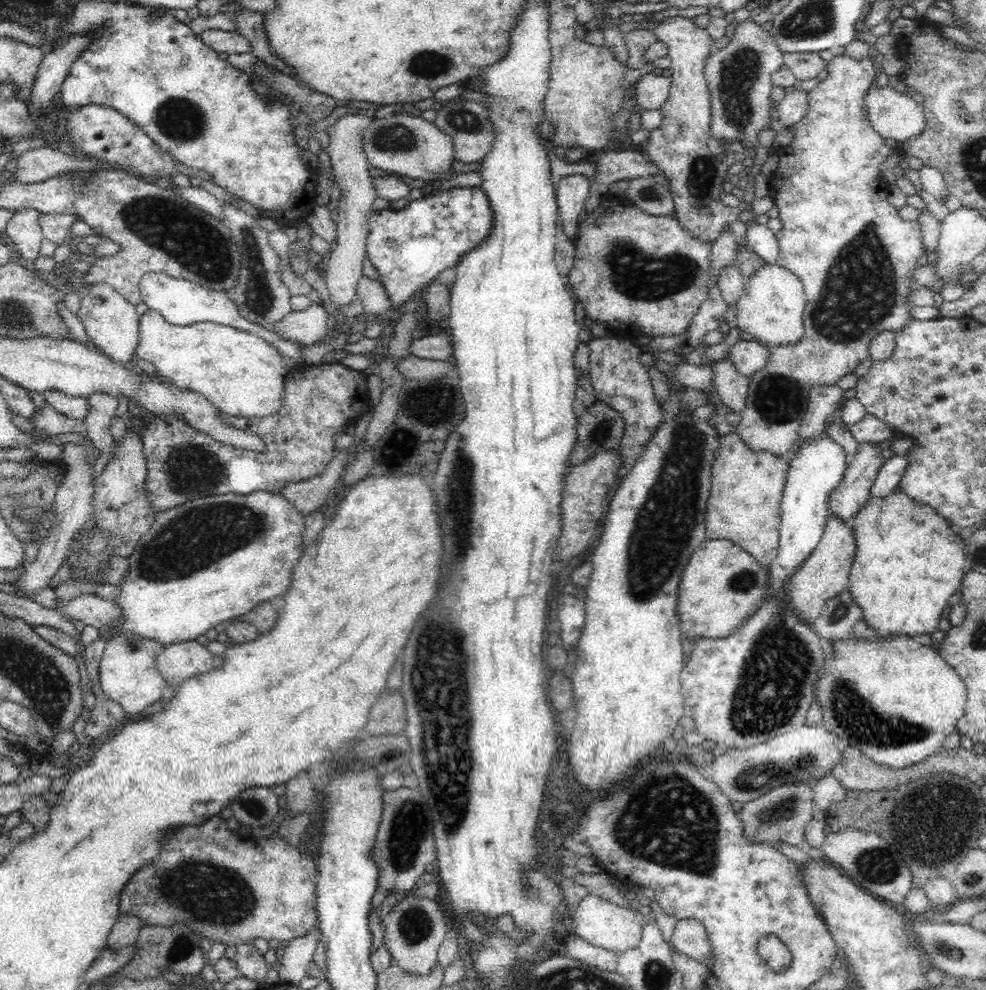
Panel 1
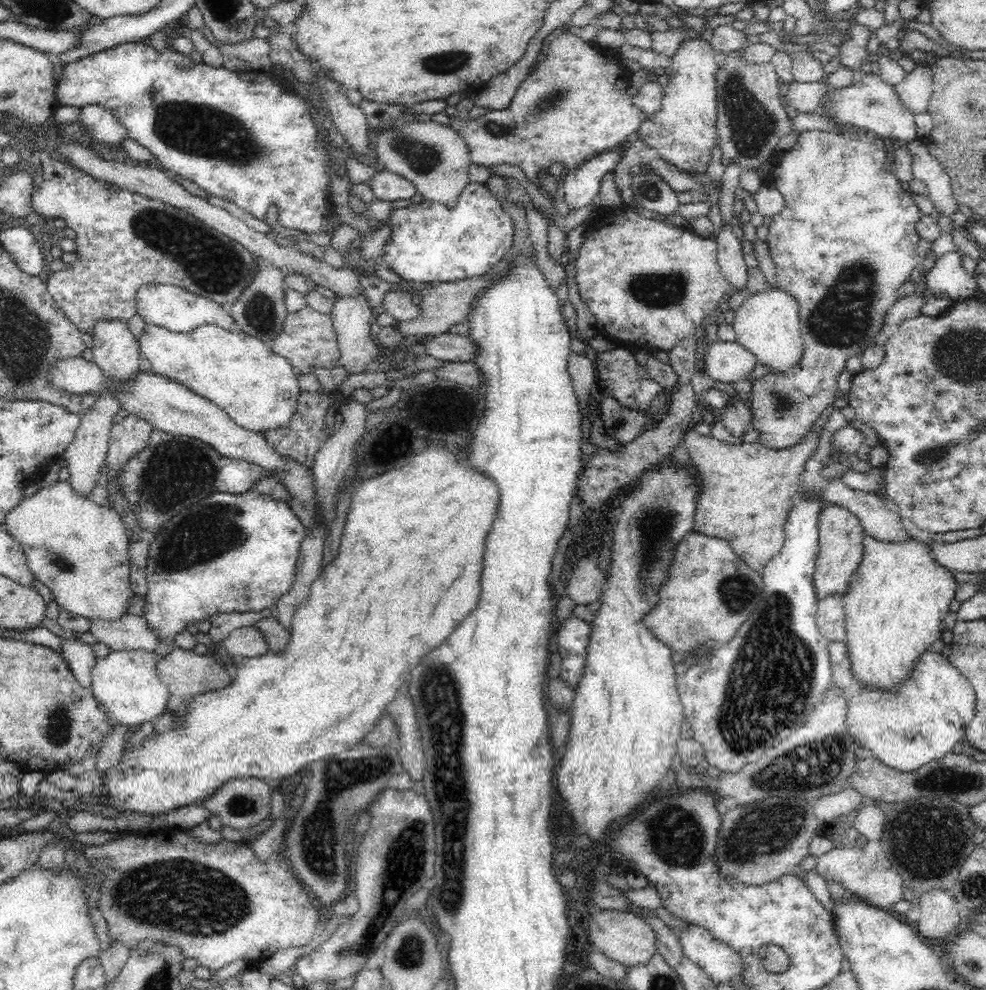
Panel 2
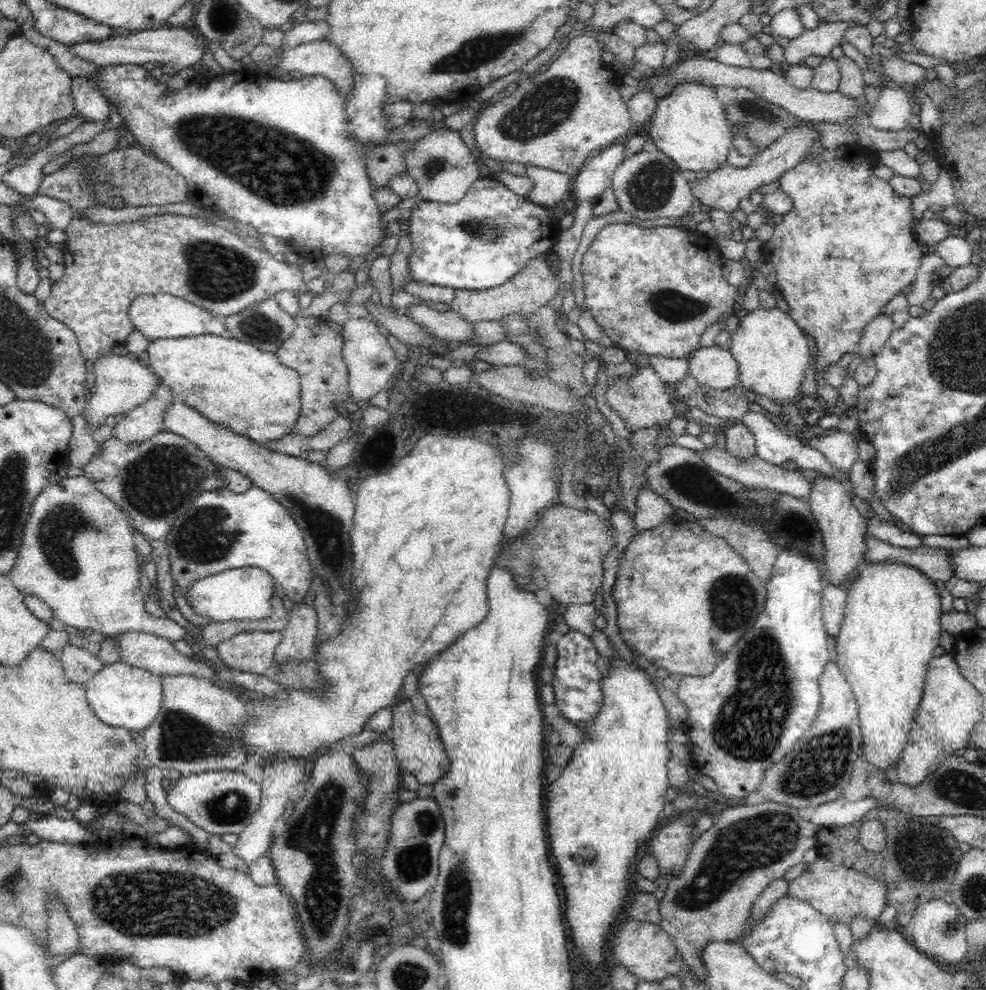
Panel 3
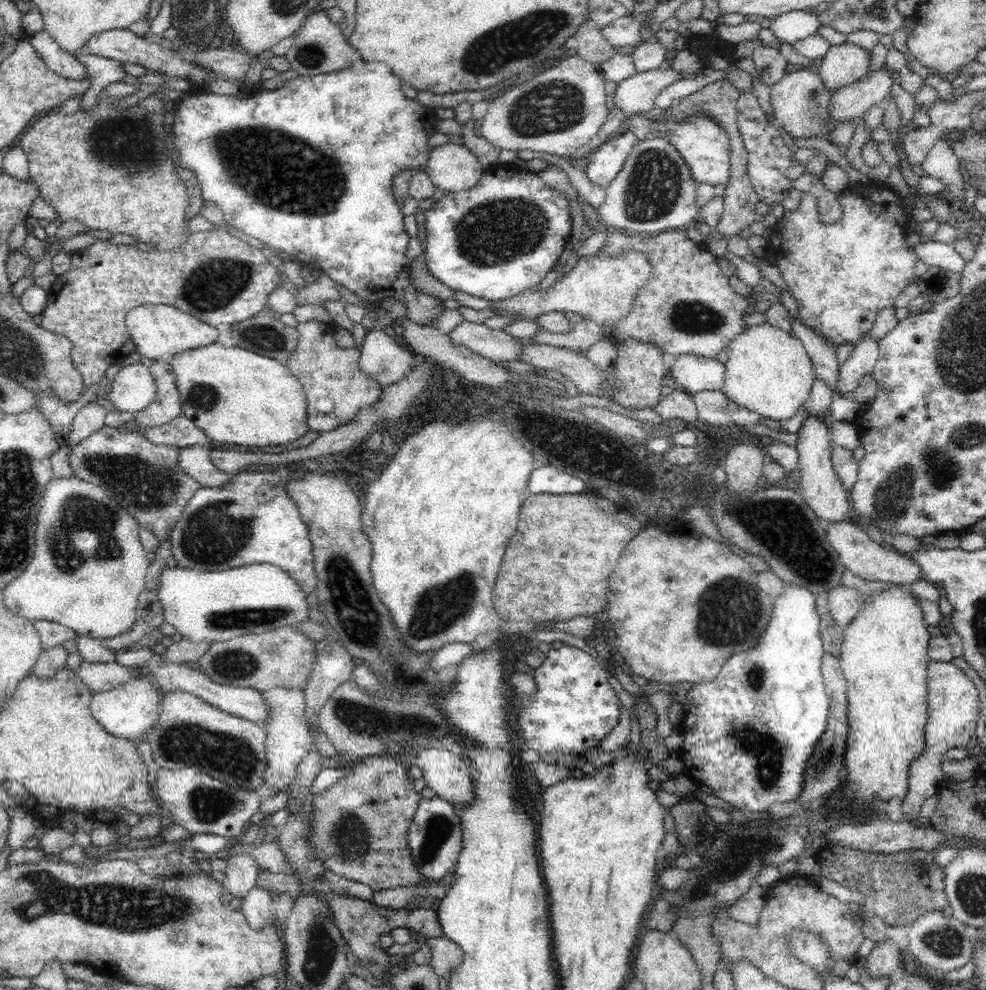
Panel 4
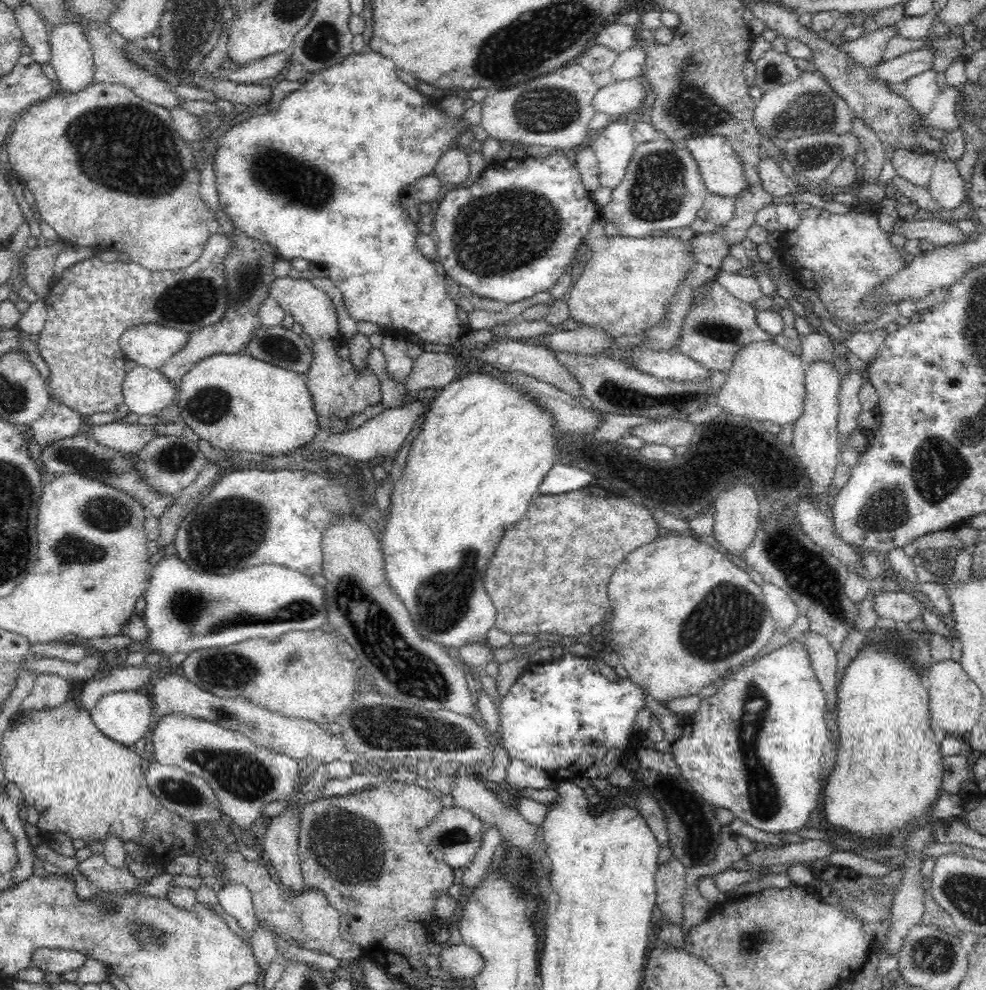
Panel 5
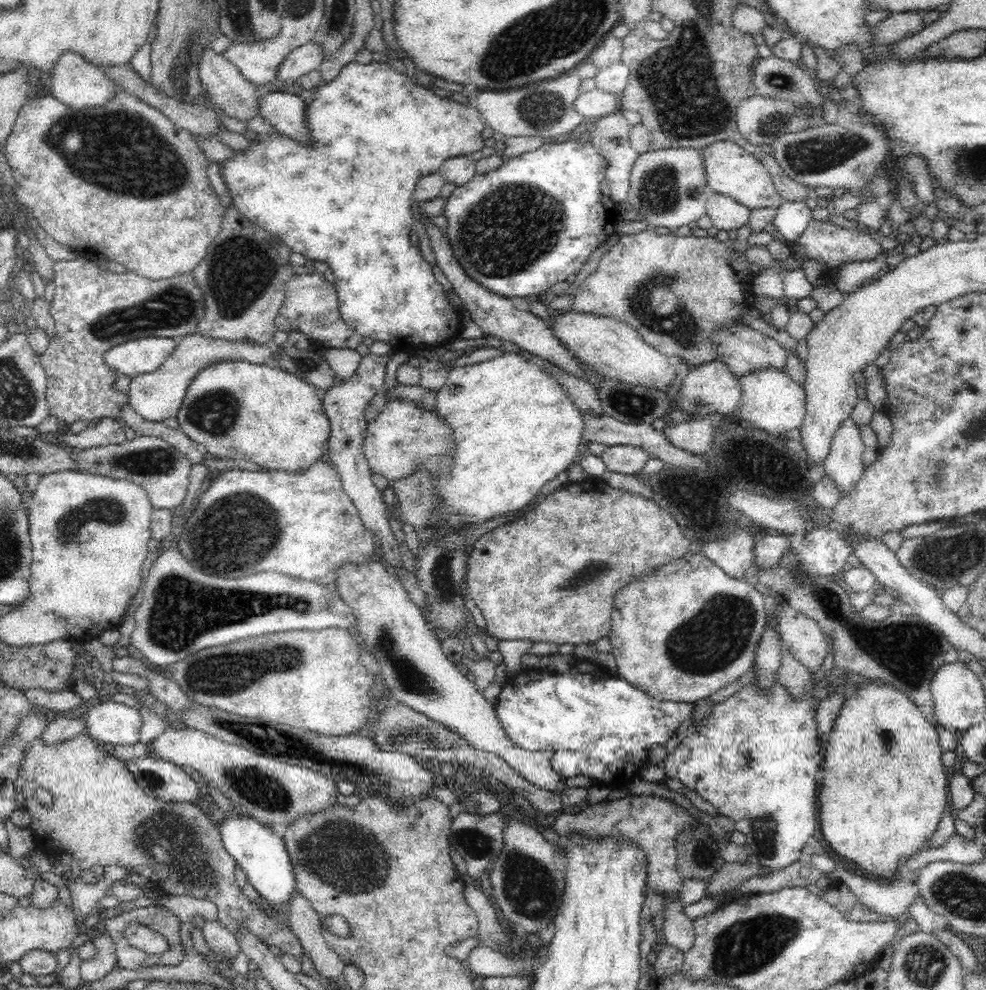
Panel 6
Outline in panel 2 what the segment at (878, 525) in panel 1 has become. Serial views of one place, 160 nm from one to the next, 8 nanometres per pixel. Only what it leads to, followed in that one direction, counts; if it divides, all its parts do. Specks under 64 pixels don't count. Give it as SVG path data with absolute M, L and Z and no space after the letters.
M866 535L863 559L852 575L846 594L843 594L846 633L844 643L854 676L855 691L876 689L880 693L895 693L904 686L904 682L912 678L915 664L947 630L944 619L948 616L948 606L956 594L956 583L952 575L953 573L938 565L928 545L922 542L912 539L902 544L884 544Z

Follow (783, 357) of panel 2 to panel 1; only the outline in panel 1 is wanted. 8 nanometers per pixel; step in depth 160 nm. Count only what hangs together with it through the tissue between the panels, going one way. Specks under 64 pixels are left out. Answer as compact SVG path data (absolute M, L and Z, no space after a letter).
M777 263L765 265L747 281L744 292L734 304L736 324L740 332L752 336L752 340L760 341L770 347L794 346L804 336L802 316L806 297L800 281L792 272L780 267Z

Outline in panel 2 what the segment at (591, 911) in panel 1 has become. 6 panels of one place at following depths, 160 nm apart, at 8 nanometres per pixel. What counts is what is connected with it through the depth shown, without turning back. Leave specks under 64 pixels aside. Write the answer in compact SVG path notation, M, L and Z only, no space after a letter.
M604 910L600 914L592 914L589 935L597 951L624 965L627 969L647 965L658 954L655 930L652 930L652 927L642 918L627 912Z

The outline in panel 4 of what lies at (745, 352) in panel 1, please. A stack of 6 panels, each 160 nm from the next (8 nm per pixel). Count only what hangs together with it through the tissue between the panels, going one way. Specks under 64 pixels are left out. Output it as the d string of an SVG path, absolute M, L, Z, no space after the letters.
M680 354L667 360L667 371L678 387L684 387L688 394L698 394L702 391L720 391L724 384L725 366L718 359L709 359L693 354Z

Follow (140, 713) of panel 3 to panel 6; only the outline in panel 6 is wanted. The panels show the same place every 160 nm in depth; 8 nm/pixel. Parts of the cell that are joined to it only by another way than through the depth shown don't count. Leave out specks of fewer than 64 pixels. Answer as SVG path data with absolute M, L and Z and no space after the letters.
M118 702L101 703L87 712L89 736L107 746L134 746L140 742L140 726L142 719L137 709Z

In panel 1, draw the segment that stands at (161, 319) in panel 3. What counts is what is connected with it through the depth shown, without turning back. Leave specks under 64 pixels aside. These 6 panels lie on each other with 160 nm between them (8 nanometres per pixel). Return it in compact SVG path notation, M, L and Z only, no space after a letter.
M146 273L139 282L141 302L148 309L156 311L164 320L174 326L190 326L199 322L214 322L216 324L231 326L236 330L243 330L263 338L270 343L285 358L291 358L299 363L304 363L304 353L296 344L286 341L272 330L268 330L259 324L246 320L238 310L235 301L230 302L226 292L208 290L203 286L196 285L188 280L177 279L162 273Z

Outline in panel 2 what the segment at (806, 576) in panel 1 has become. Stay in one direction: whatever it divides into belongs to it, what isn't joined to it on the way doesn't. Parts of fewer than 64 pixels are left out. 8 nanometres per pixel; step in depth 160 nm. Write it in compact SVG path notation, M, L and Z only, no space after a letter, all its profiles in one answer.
M826 504L820 508L816 527L819 531L819 553L813 576L816 596L818 600L822 600L830 594L846 594L852 575L863 559L866 538L864 527L852 511L839 504Z

